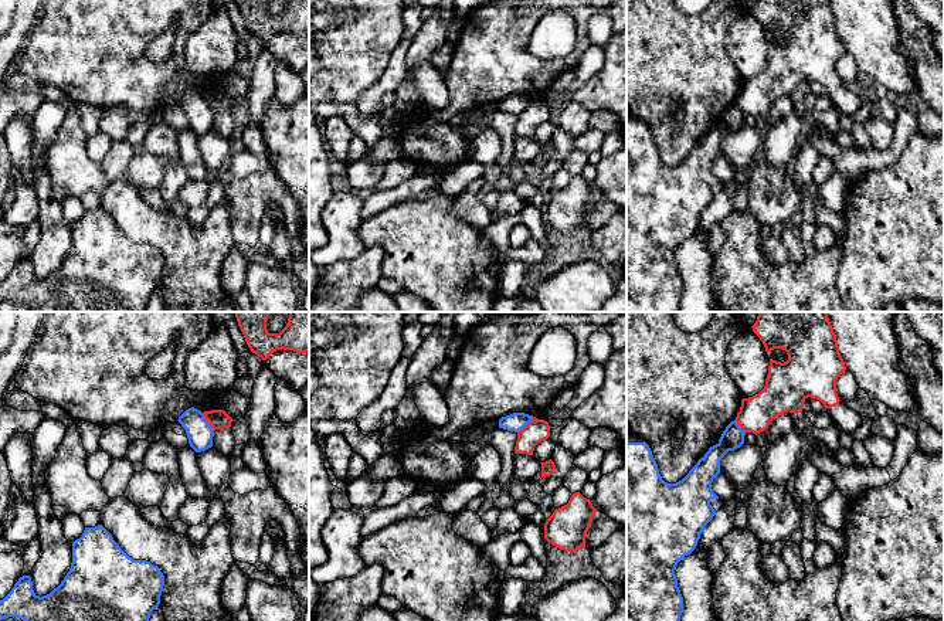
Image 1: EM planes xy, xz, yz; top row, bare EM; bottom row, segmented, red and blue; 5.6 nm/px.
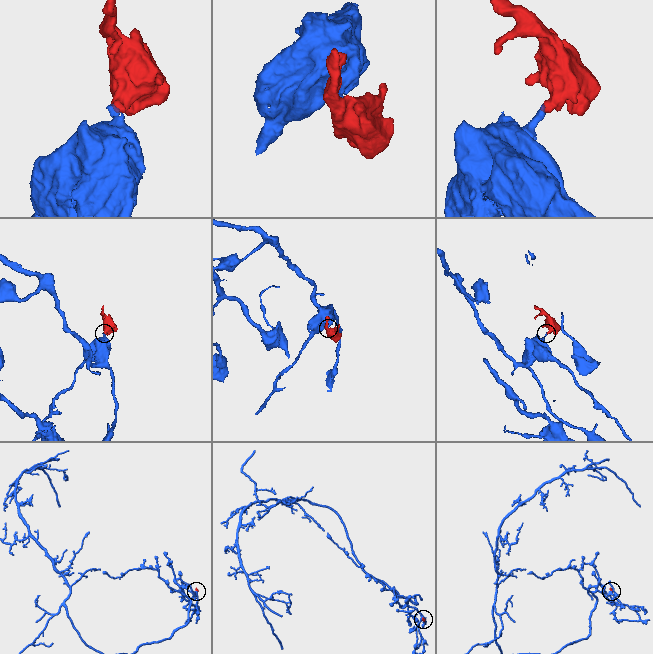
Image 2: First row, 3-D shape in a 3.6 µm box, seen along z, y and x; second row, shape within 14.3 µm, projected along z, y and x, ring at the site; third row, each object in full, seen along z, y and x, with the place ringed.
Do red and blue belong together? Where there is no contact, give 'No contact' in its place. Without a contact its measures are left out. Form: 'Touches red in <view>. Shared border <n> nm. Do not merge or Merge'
Touches red in xy. Shared border 130 nm. Do not merge

